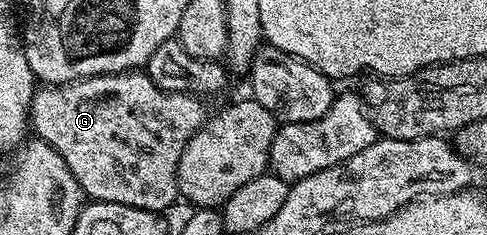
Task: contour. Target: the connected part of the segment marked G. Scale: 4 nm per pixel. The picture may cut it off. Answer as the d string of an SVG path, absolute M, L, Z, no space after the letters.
M146 71L106 73L96 77L82 77L80 81L70 81L67 85L43 85L36 88L35 98L31 100L29 106L29 125L38 140L49 143L49 147L53 147L53 151L57 151L57 155L61 155L61 159L65 159L73 179L77 179L79 188L91 201L121 203L125 207L137 207L162 214L171 204L180 200L177 167L181 163L181 155L185 151L189 139L193 139L193 135L208 119L209 110L203 105L206 104L200 98L191 96L190 93L170 93L157 87L157 83L153 83L153 79Z

